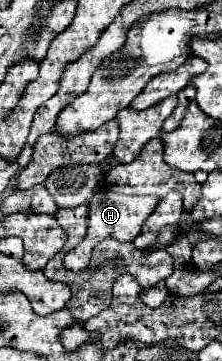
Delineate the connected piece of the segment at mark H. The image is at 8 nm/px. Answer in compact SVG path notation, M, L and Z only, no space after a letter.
M101 191L101 193L95 193L93 199L89 201L89 227L87 227L87 235L81 239L81 243L63 255L63 265L65 269L73 271L73 273L81 273L81 271L87 271L89 267L89 261L91 261L91 251L93 247L105 239L105 237L113 237L113 239L119 239L119 241L133 241L145 219L153 213L153 209L157 207L159 199L155 197L137 197L137 195L121 195L121 193L113 193L113 191Z

